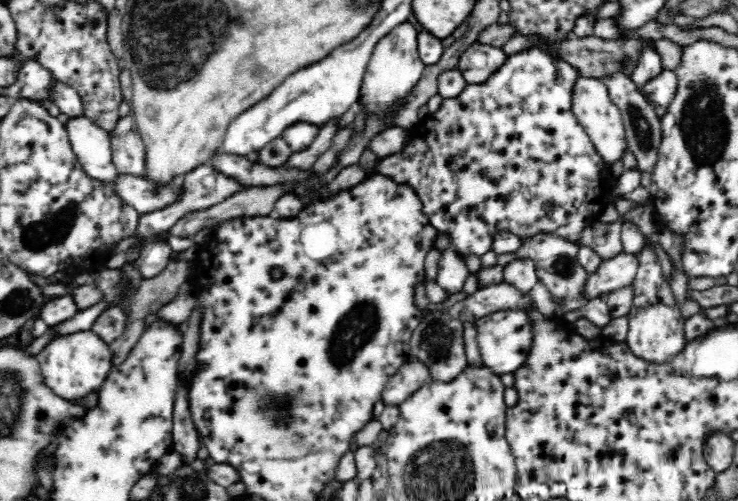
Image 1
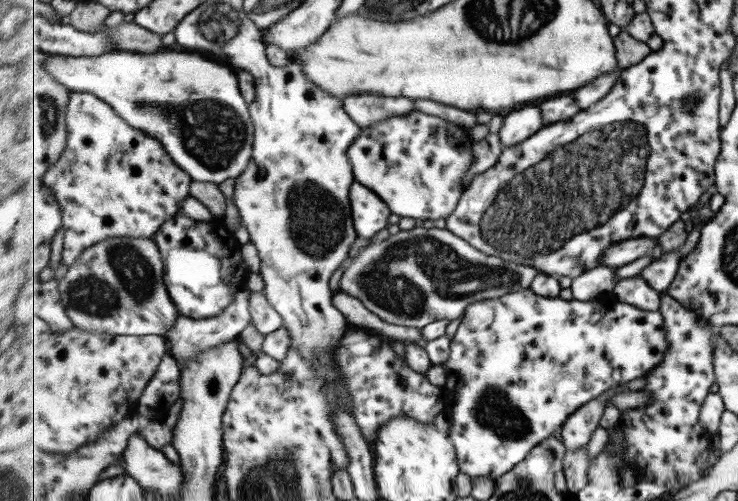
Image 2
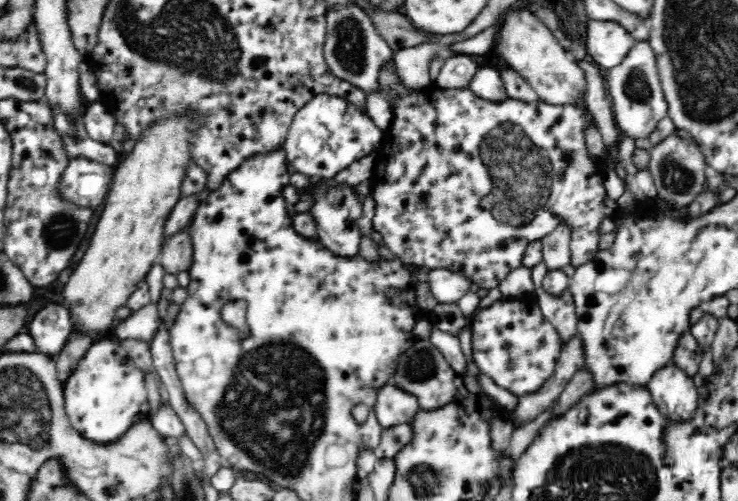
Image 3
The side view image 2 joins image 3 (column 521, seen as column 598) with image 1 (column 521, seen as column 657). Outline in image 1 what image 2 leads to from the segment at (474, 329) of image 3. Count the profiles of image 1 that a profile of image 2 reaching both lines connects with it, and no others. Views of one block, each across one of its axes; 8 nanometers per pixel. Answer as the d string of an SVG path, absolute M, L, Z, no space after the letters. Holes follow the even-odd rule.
M506 309L493 312L475 320L477 326L477 341L482 362L494 372L502 374L514 374L524 366L529 358L536 339L536 321L526 311L513 311Z

